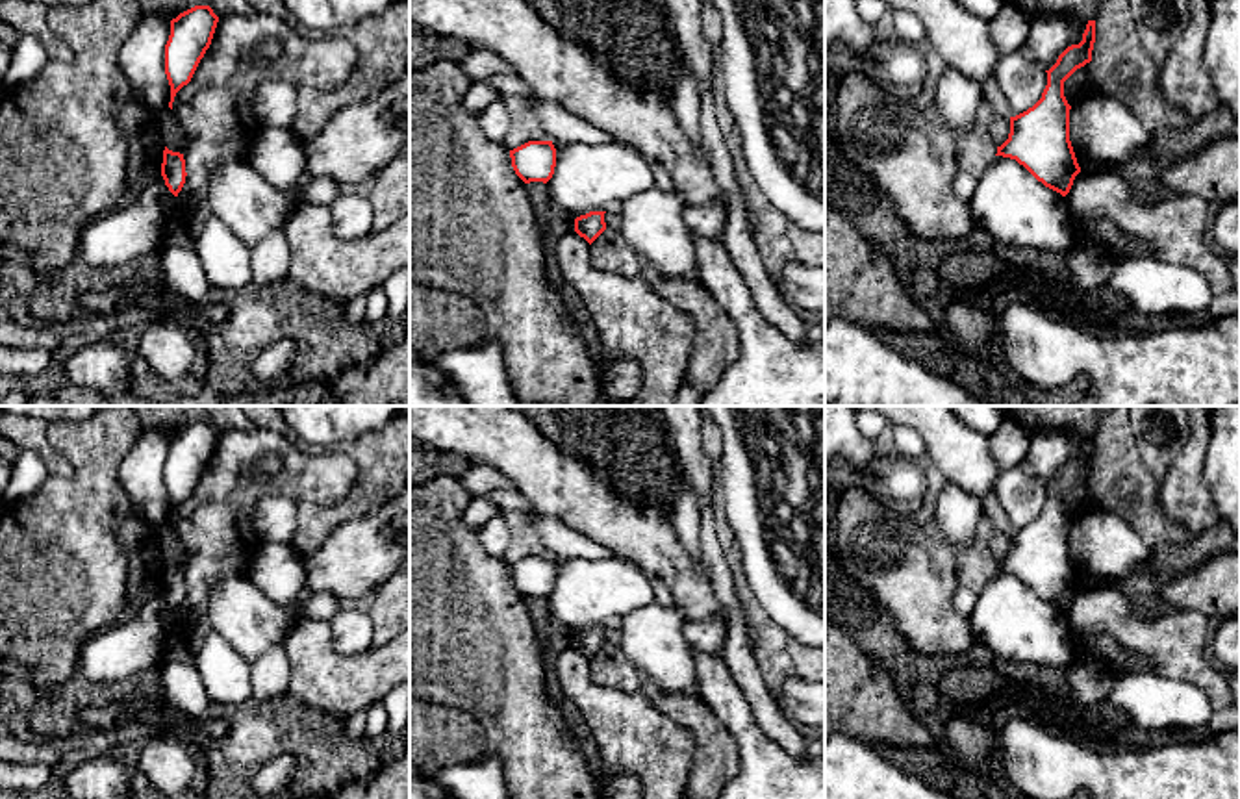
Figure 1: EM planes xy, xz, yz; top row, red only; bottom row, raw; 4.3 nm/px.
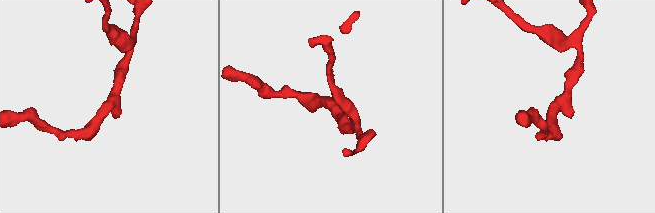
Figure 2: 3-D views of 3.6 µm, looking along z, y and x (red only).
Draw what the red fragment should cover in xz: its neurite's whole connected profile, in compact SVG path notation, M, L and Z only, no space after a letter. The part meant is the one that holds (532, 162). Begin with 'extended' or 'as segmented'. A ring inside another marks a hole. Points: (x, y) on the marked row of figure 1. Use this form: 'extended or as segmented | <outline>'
as segmented | M528 141L510 150L512 167L515 174L525 182L547 184L556 167L556 148L552 141Z

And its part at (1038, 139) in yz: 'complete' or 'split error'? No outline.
complete

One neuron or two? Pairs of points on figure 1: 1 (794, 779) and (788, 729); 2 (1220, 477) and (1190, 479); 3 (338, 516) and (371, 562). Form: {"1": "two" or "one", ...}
{"1": "two", "2": "two", "3": "two"}

